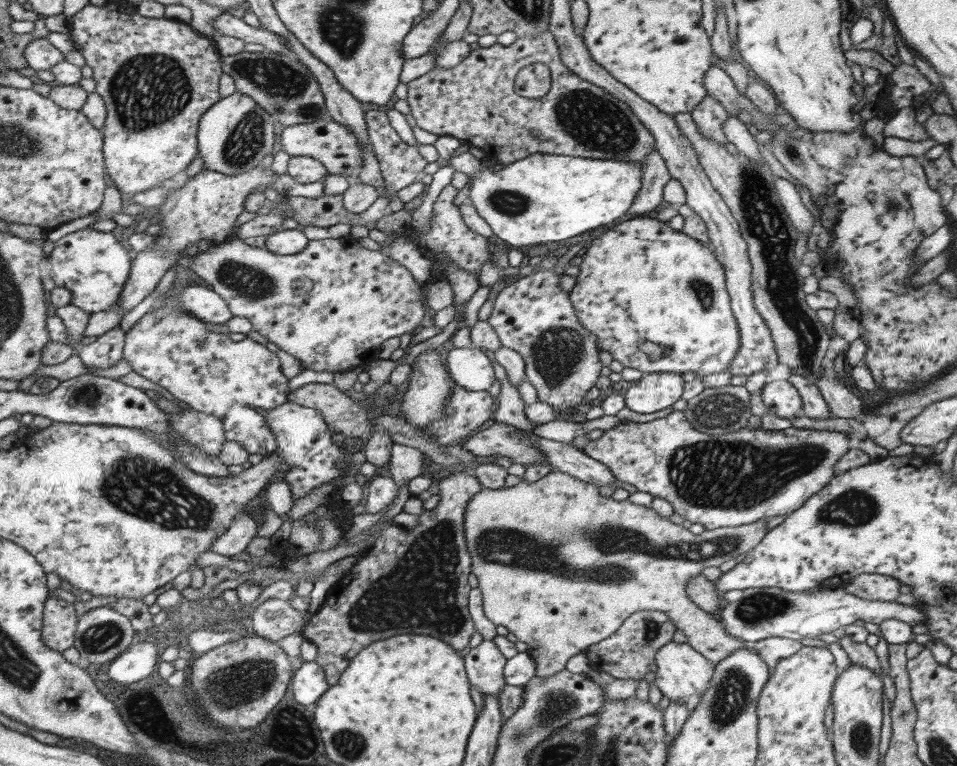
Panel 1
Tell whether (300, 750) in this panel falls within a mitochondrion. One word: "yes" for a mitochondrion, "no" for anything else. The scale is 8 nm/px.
no

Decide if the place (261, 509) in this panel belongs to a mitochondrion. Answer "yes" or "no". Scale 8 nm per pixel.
no

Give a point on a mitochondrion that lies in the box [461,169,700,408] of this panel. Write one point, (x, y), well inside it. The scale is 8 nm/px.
(557, 352)

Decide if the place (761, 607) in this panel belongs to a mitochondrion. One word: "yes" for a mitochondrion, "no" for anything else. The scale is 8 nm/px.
yes

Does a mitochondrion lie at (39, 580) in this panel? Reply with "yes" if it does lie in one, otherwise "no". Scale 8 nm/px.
no

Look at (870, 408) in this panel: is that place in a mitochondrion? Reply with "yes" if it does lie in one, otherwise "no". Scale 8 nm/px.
no

